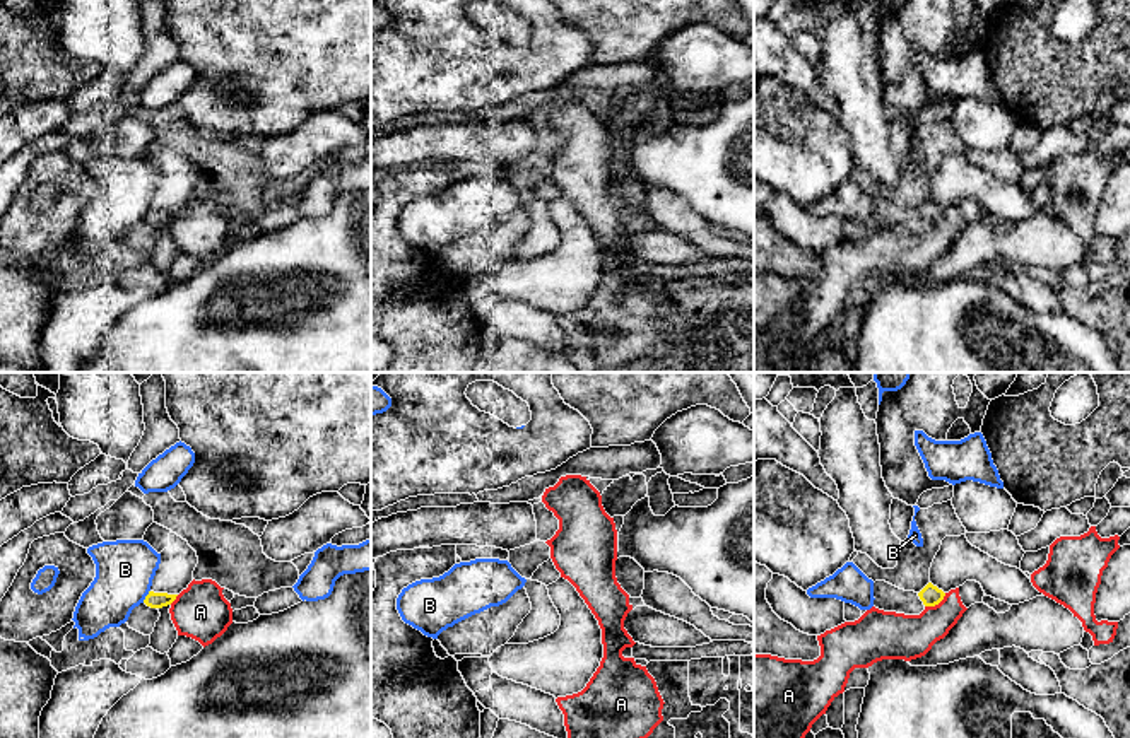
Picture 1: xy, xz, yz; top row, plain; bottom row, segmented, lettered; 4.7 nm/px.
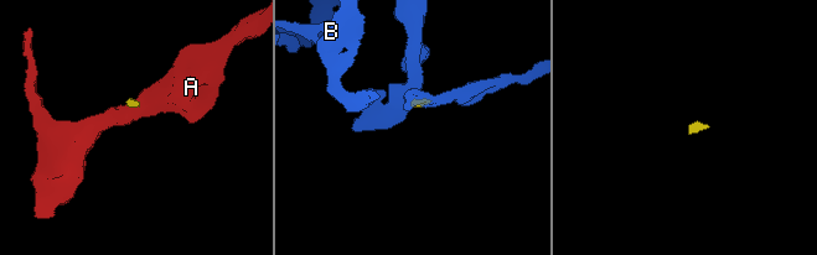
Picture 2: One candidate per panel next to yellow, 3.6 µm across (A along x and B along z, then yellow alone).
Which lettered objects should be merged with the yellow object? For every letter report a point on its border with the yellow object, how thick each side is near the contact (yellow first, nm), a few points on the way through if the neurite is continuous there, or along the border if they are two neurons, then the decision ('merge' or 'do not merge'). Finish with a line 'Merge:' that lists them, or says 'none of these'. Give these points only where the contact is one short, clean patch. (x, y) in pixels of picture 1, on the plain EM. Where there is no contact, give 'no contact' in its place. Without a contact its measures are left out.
A: yz (935, 221) | 100/220 nm | along yz (946, 210), (937, 221), (925, 224) | do not merge
B: xy (146, 214) | 80/280 nm | along xy (149, 207), (142, 219) | do not merge
Merge: none of these

